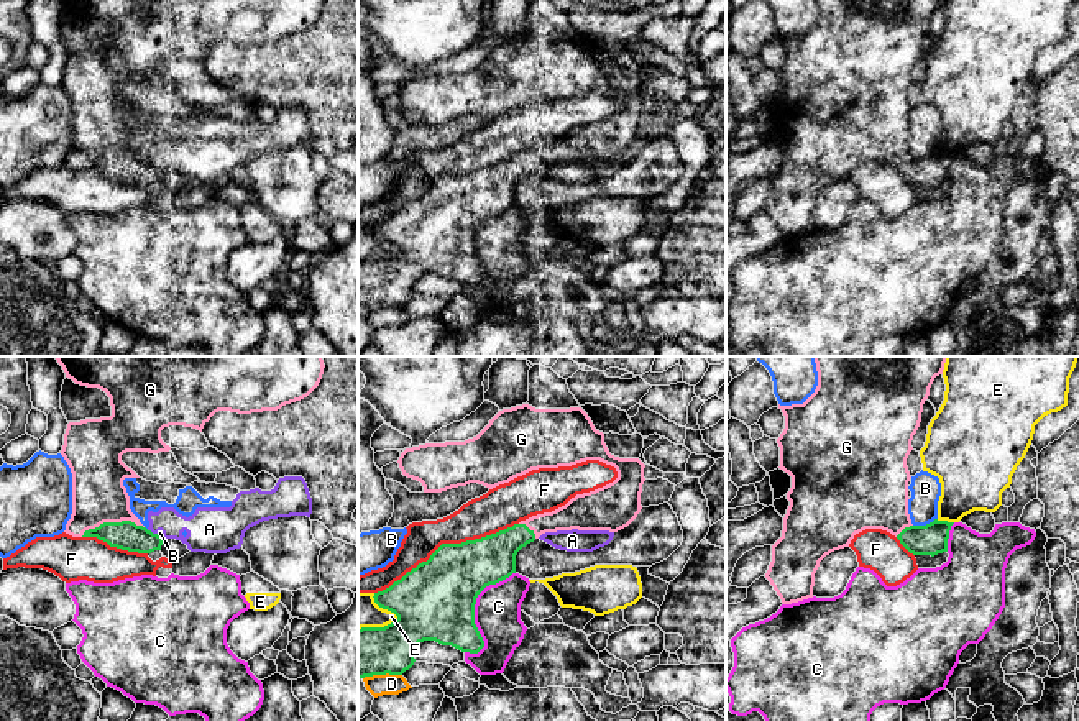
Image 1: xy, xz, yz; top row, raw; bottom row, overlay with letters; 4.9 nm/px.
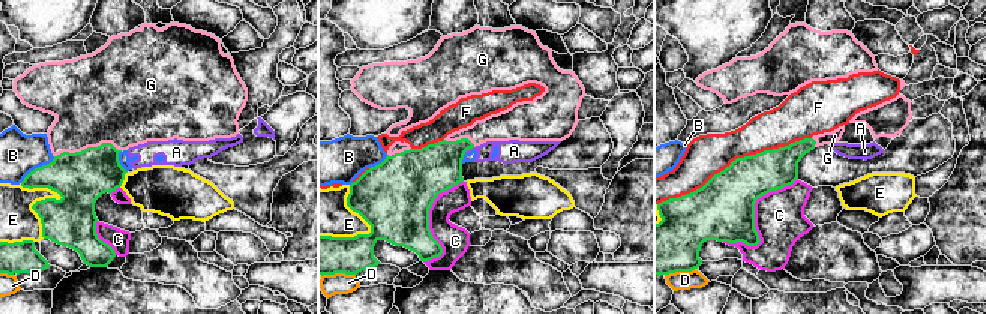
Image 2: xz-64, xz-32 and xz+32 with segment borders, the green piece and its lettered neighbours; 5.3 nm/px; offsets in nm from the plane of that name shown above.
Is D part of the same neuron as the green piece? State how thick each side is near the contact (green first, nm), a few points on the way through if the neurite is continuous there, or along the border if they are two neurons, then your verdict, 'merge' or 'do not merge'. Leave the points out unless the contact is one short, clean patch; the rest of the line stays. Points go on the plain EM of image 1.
240 nm thick on the green side, 110 nm on the other; border along xz (401, 306), (373, 306), (363, 311); do not merge

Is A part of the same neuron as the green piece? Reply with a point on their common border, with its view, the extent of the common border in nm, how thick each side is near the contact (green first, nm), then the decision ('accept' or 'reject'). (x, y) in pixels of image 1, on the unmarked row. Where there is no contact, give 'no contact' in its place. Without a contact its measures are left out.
meets green in xy at (150, 163); contact 60 nm long; 140 nm thick on the green side, 150 nm on the other; reject

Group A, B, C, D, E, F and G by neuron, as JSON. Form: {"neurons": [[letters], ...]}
{"neurons": [["A", "B"], ["C"], ["D"], ["E"], ["F"], ["G"]]}

